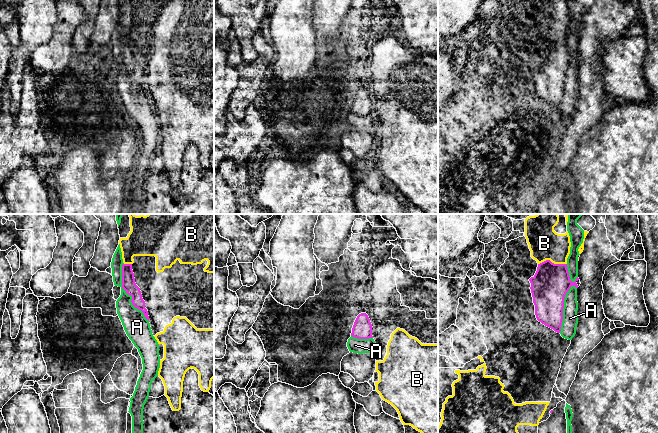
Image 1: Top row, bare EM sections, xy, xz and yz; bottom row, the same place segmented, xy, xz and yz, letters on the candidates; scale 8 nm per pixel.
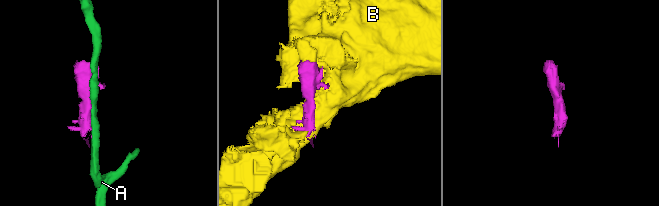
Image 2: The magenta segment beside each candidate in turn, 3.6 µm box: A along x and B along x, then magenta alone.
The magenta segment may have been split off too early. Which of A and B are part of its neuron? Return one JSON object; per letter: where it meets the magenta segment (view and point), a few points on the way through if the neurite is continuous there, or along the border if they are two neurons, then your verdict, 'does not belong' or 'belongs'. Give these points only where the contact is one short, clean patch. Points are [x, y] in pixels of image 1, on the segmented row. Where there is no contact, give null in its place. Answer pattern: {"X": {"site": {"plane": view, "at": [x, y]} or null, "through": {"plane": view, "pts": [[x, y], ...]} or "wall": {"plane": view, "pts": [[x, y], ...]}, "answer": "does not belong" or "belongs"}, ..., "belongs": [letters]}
{"A": {"site": {"plane": "xy", "at": [128, 294]}, "answer": "does not belong"}, "B": {"site": {"plane": "yz", "at": [552, 263]}, "answer": "does not belong"}, "belongs": []}

